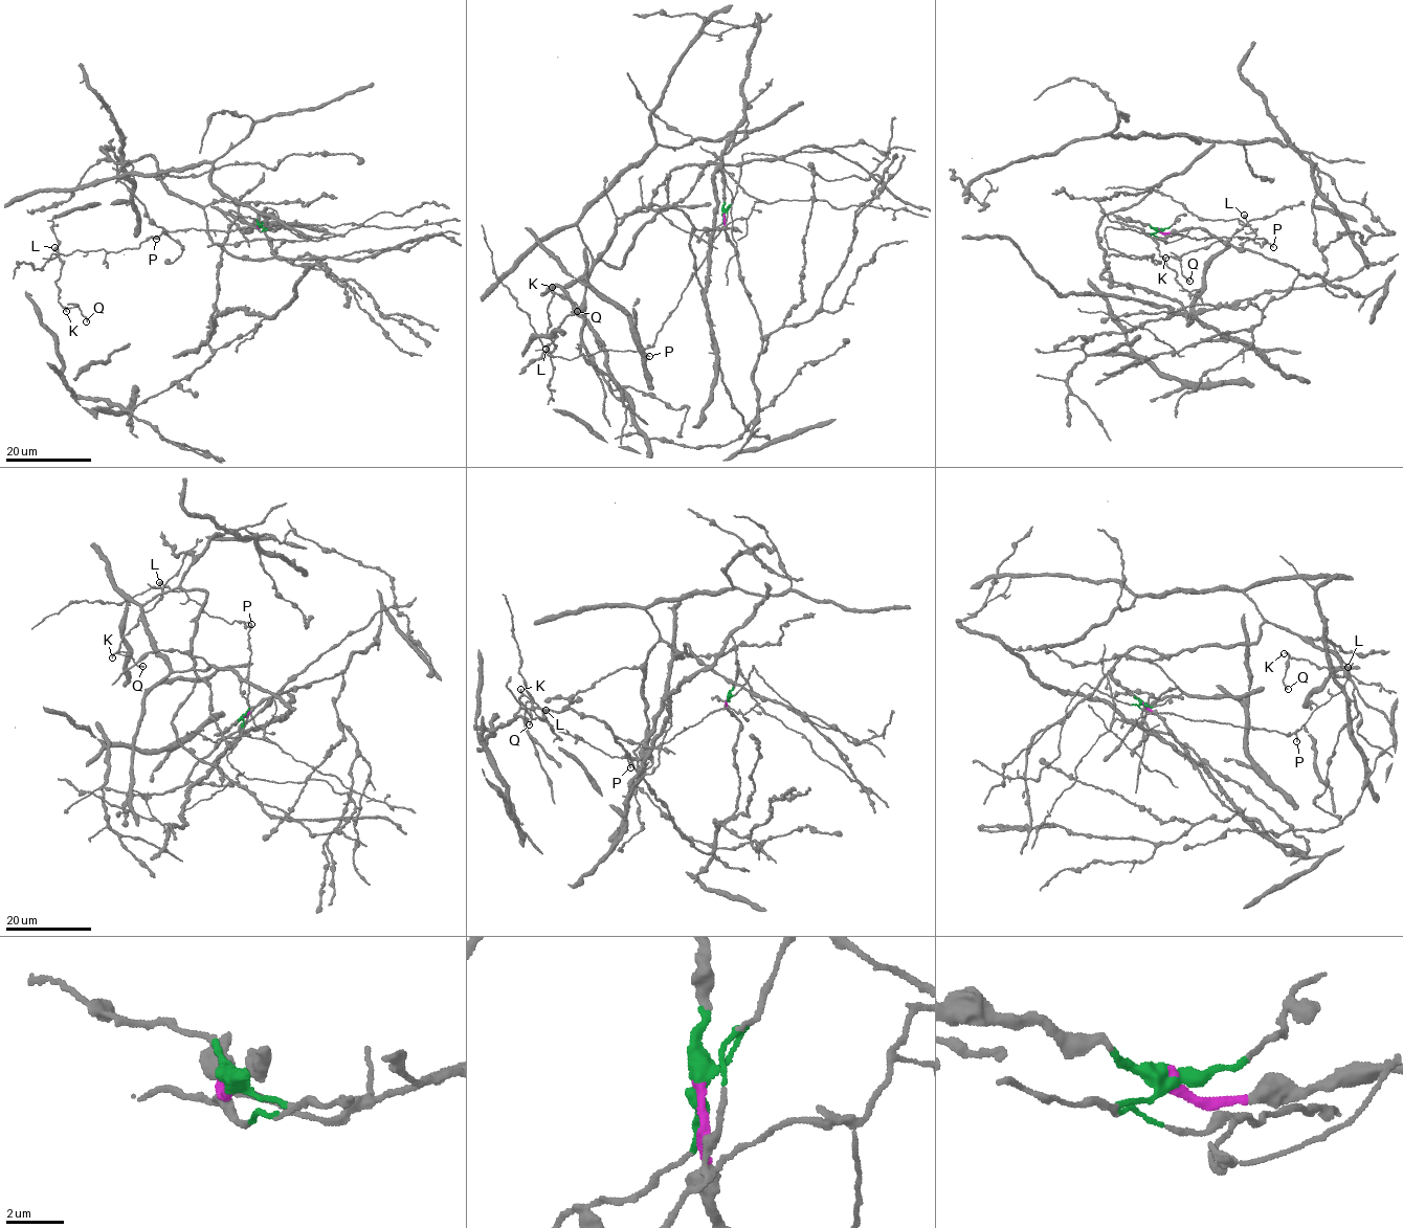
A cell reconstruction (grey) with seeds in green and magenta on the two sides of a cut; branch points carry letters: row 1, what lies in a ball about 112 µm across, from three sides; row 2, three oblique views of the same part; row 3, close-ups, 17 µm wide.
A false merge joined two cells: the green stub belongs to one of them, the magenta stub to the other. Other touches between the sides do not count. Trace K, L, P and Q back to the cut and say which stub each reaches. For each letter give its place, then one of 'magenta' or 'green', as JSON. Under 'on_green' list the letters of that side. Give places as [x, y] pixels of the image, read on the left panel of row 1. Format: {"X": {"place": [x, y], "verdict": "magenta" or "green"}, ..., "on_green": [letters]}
{"K": {"place": [66, 311], "verdict": "green"}, "L": {"place": [54, 247], "verdict": "green"}, "P": {"place": [156, 239], "verdict": "green"}, "Q": {"place": [86, 321], "verdict": "green"}, "on_green": ["K", "L", "P", "Q"]}

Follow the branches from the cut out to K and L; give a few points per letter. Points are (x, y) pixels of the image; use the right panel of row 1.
K: (1158, 230), (1158, 237), (1266, 242), (1261, 247), (1255, 243), (1257, 228), (1244, 224), (1229, 240), (1165, 258)
L: (1158, 230), (1158, 237), (1263, 239), (1261, 247), (1253, 239), (1256, 227), (1244, 215)

